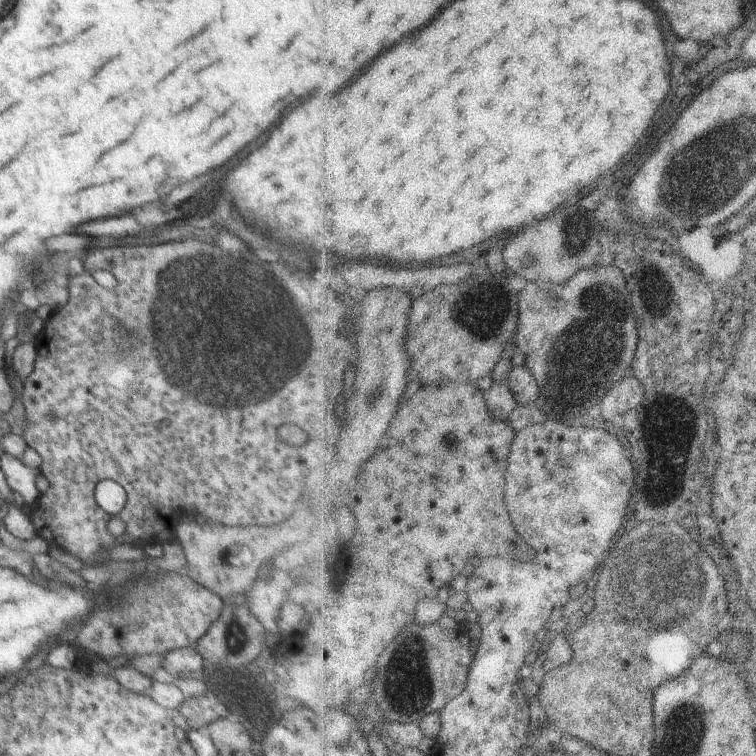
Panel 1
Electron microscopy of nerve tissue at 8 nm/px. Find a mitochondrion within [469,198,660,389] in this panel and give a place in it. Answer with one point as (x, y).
(574, 341)

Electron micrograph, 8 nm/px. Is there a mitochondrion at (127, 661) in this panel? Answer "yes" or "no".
no

